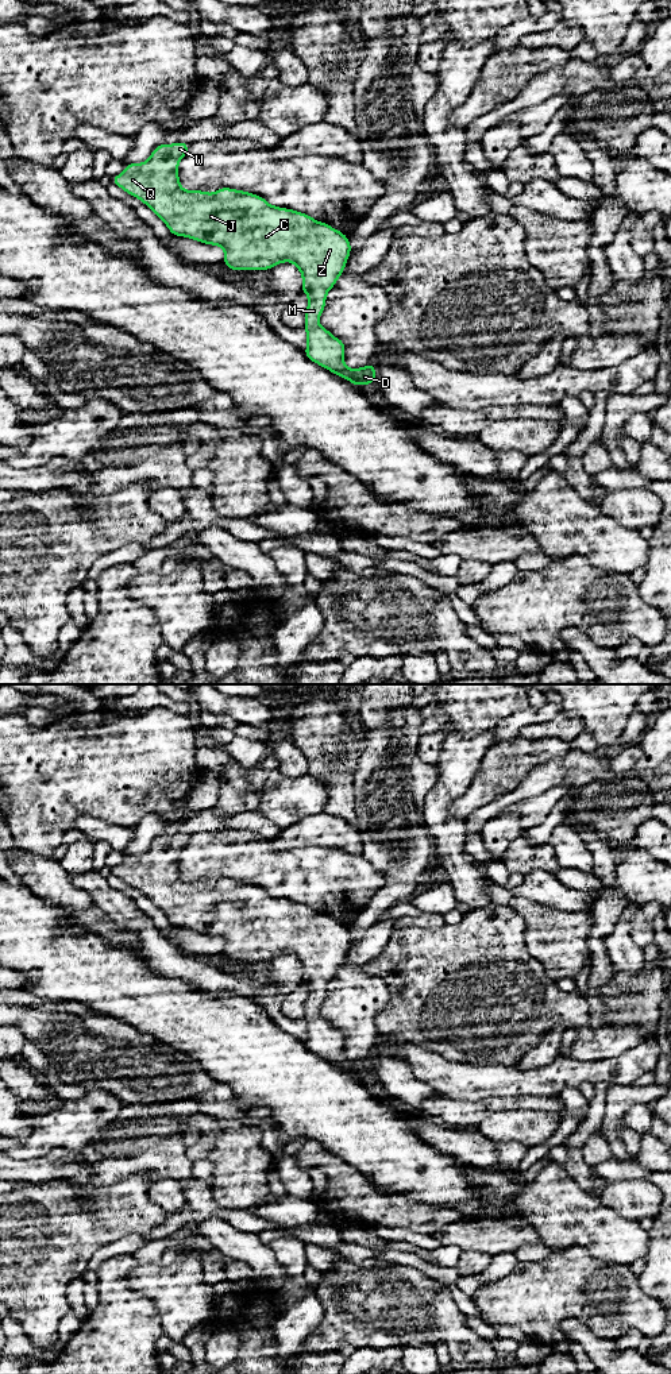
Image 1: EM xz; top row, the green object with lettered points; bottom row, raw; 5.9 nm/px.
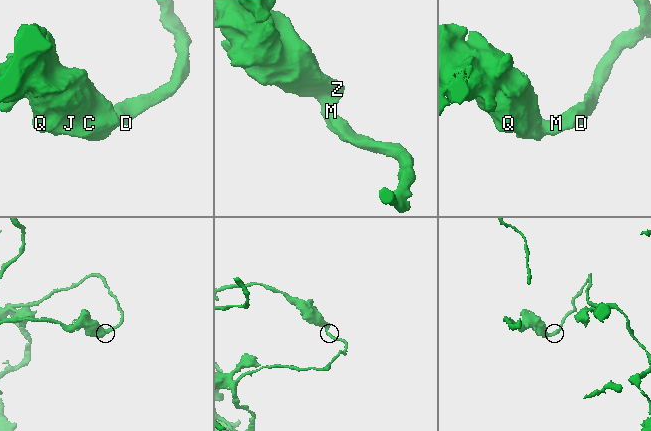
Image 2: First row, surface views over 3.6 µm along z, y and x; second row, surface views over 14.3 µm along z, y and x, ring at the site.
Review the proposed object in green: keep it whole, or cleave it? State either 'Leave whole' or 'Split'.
Leave whole

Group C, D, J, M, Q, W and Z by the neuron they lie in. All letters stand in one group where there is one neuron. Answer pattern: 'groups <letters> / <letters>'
groups C D J M Q W Z

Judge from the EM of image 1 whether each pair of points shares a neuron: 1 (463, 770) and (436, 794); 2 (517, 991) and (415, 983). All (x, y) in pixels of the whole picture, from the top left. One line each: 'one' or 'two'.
1: one
2: one

